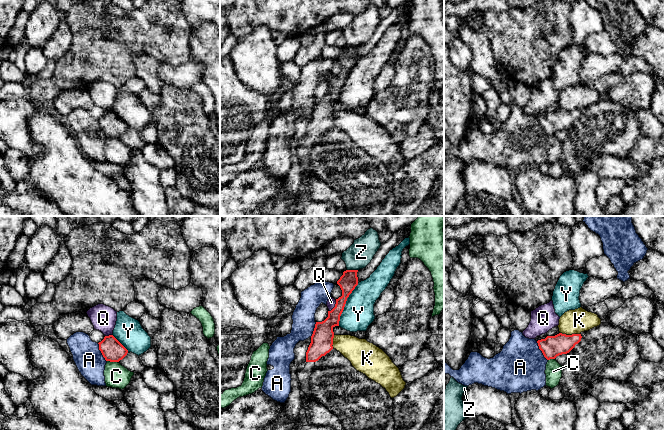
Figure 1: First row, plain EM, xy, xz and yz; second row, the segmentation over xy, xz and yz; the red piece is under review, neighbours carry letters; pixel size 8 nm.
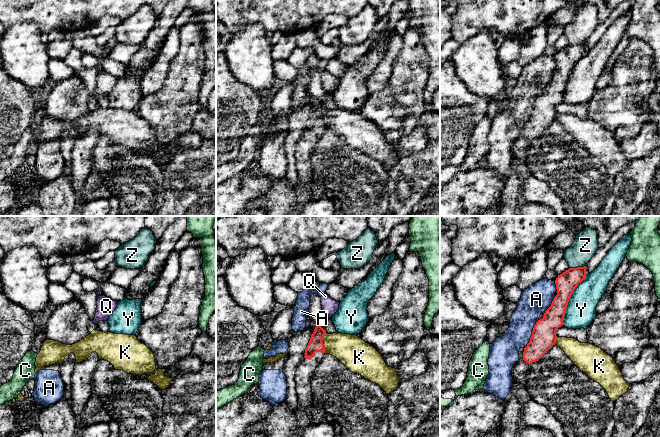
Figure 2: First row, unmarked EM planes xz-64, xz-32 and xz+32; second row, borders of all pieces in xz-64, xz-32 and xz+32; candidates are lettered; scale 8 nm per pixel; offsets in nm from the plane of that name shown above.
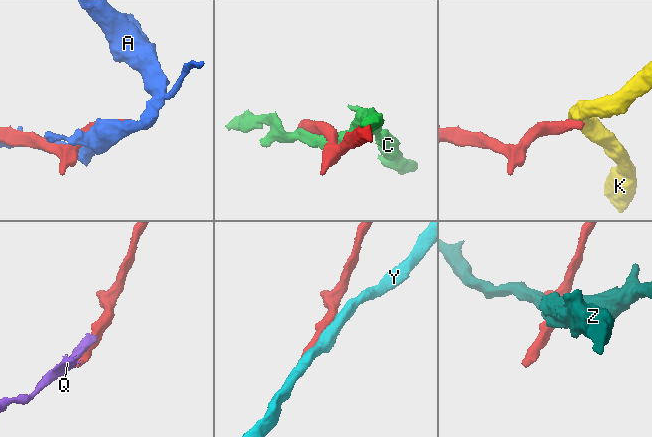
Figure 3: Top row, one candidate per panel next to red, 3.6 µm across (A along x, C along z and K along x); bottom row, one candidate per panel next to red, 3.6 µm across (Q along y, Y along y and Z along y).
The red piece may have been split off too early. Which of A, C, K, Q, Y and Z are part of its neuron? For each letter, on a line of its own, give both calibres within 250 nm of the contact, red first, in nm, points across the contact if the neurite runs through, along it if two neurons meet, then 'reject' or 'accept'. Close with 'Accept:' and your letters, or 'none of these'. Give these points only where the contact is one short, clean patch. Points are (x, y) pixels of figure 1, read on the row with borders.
A: 180/400 nm | reject
C: 180/190 nm | reject
K: 180/190 nm | along yz (560, 332), (579, 334) | reject
Q: 170/70 nm | along xz (336, 300), (335, 305), (329, 311) | reject
Y: 150/240 nm | reject
Z: 150/200 nm | reject
Accept: none of these

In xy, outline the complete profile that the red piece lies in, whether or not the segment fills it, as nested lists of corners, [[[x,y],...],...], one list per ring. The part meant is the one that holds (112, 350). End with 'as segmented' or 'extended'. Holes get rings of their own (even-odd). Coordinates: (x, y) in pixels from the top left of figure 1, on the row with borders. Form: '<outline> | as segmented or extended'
[[[113,335],[105,336],[98,344],[106,361],[119,362],[128,353],[128,350]]] | as segmented

